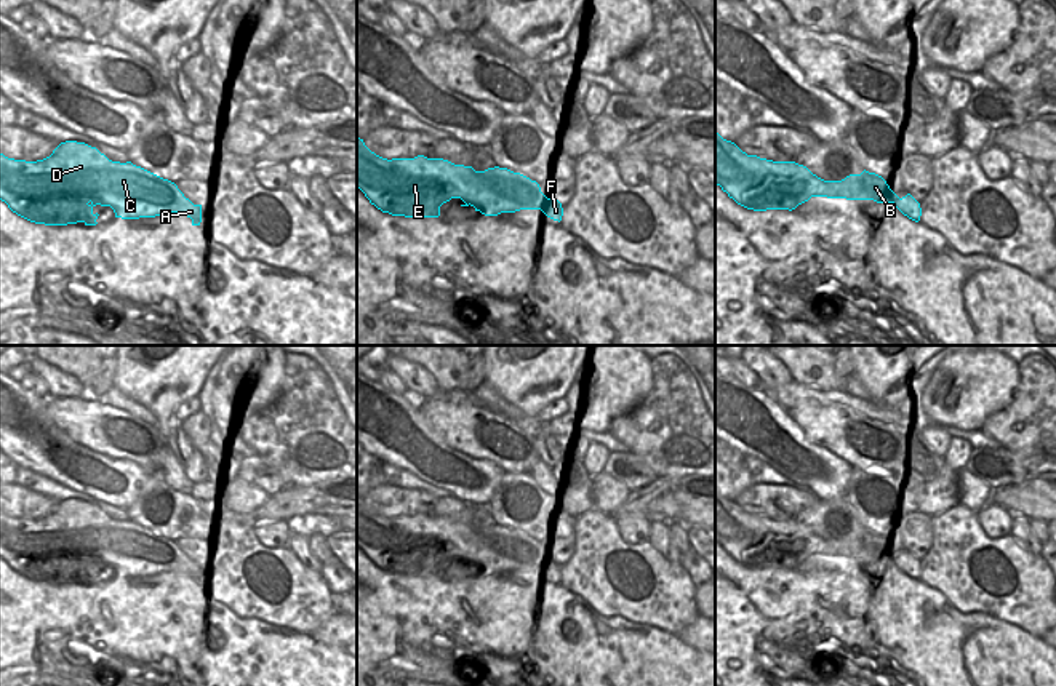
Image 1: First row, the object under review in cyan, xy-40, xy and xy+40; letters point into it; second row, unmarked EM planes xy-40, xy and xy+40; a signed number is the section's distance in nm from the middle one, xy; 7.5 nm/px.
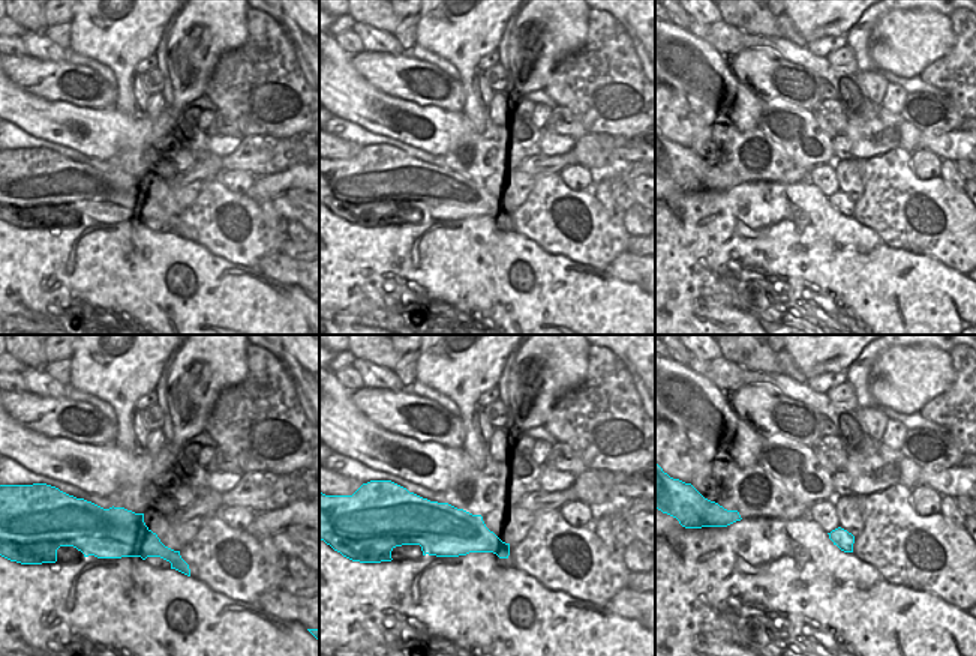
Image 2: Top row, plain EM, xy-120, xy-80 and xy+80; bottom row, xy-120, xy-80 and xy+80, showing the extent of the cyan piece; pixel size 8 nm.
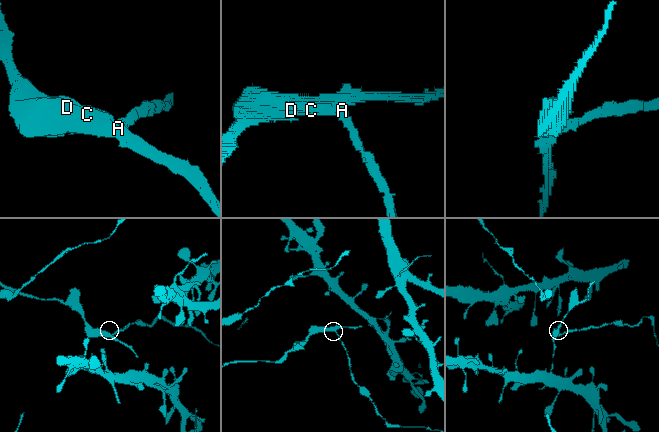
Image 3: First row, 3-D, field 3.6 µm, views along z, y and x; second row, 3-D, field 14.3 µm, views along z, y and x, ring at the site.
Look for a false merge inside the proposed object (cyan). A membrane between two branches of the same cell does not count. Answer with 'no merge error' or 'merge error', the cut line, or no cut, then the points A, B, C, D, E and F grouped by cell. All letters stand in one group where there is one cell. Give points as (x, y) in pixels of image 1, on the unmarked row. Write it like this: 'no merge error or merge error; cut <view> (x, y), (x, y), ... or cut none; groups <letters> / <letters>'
merge error; cut xy (548, 557), (548, 565), (543, 570); groups A B C D E / F

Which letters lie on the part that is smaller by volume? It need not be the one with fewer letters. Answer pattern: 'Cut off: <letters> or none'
Cut off: F

